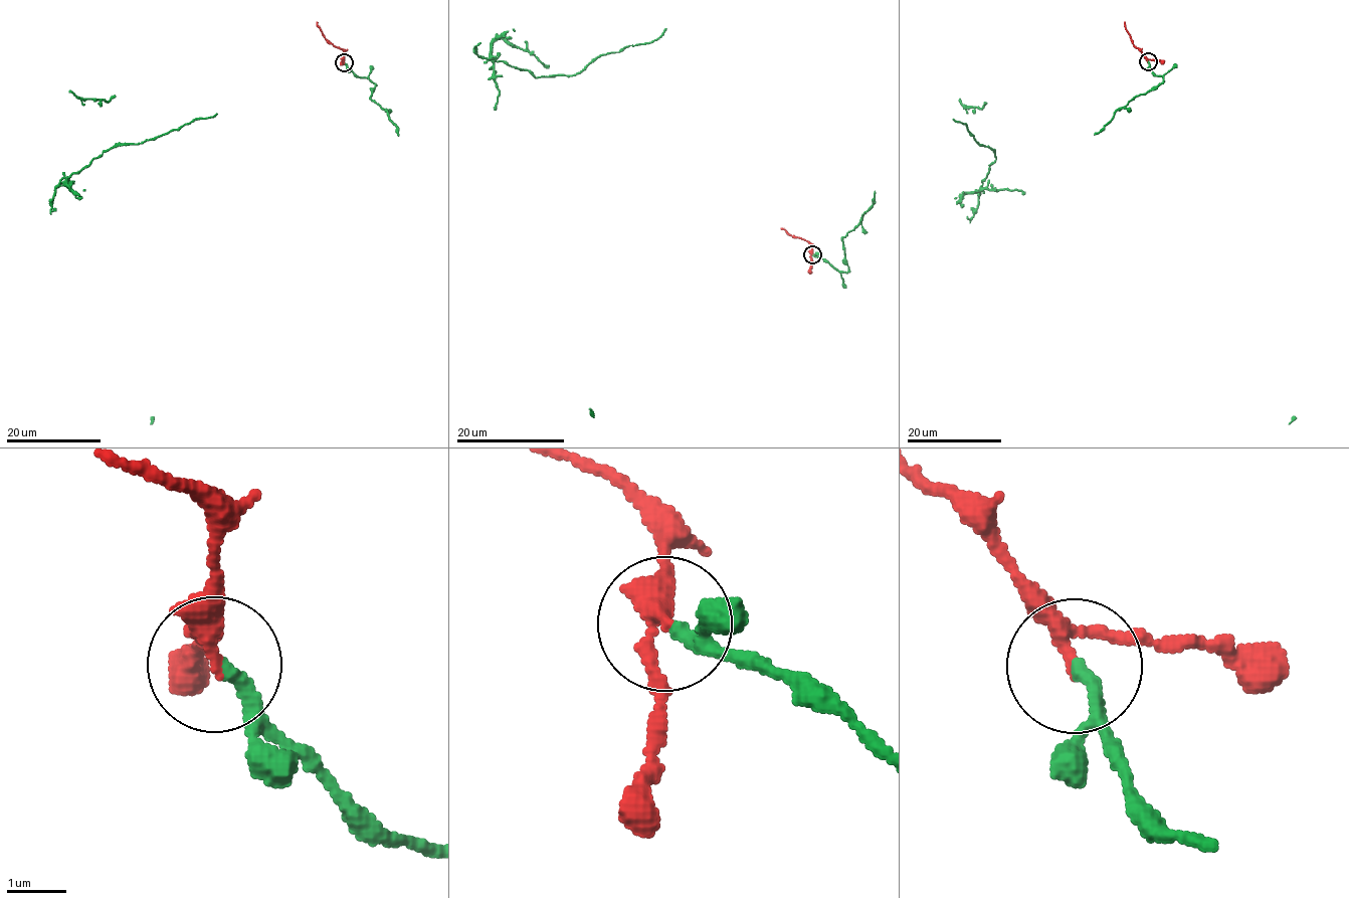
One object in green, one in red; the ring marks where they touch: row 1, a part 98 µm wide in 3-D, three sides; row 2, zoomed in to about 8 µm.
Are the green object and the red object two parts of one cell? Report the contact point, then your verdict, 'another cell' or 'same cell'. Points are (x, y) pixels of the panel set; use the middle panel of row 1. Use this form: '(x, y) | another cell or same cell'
(812, 254) | same cell

